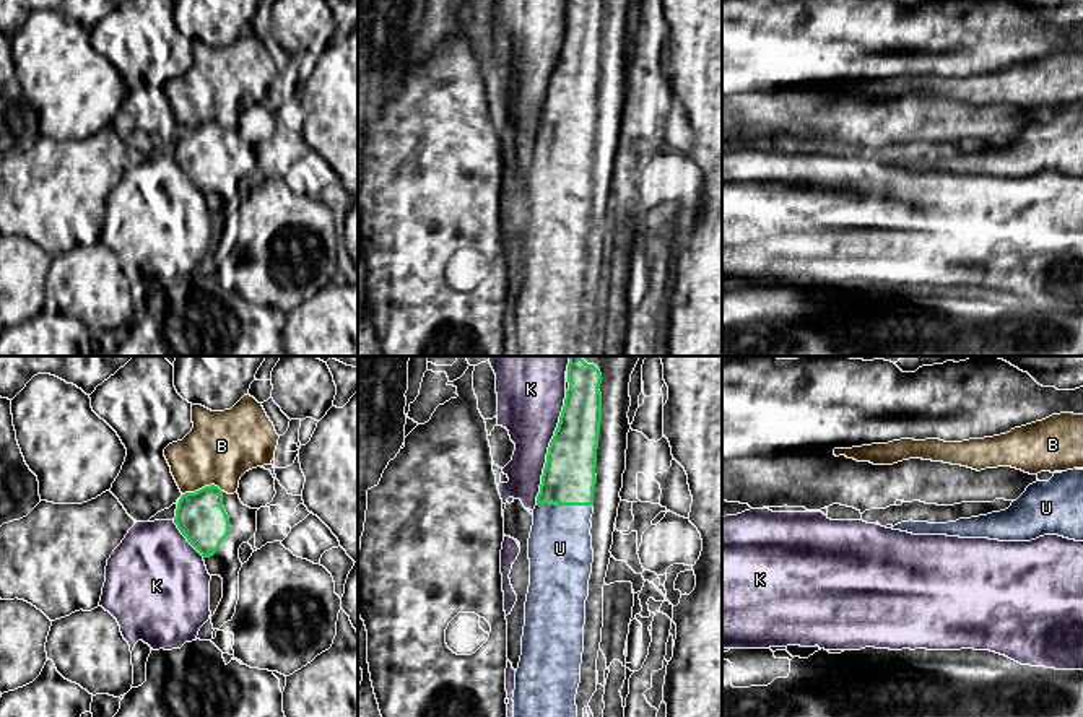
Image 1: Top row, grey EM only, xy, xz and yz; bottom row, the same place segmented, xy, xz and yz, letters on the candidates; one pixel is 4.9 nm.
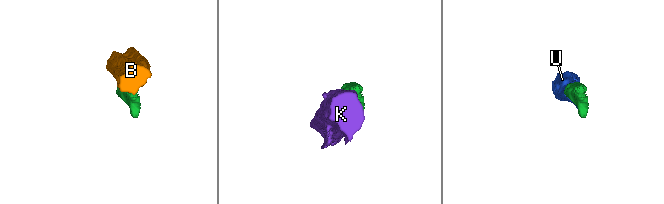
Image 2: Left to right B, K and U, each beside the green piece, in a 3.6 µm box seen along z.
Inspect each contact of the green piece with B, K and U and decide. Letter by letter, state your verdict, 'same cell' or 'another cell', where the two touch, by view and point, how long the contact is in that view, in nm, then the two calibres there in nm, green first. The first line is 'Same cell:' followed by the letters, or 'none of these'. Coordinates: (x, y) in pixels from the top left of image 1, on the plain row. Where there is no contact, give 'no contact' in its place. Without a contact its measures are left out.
Same cell: U
B: another cell; meets green in xy at (202, 124); contact 200 nm long; 240 nm thick on the green side, 340 nm on the other
K: another cell; meets green in xz at (548, 83); contact 600 nm long; 260 nm thick on the green side, 320 nm on the other
U: same cell; meets green in xz at (563, 140); contact 280 nm long; 260 nm thick on the green side, 320 nm on the other

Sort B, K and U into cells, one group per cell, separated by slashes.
B / K / U

